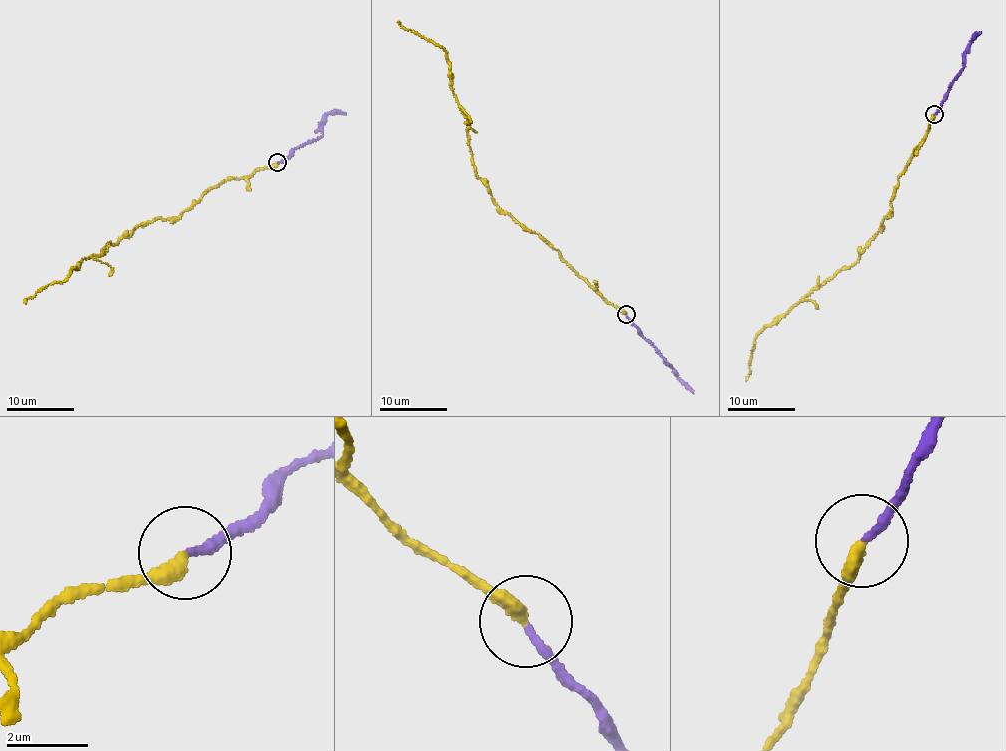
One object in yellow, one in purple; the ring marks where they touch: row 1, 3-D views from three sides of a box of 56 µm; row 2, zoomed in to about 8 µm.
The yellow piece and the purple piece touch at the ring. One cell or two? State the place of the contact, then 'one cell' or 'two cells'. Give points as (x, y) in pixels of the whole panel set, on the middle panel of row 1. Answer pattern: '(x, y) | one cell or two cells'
(626, 314) | two cells

